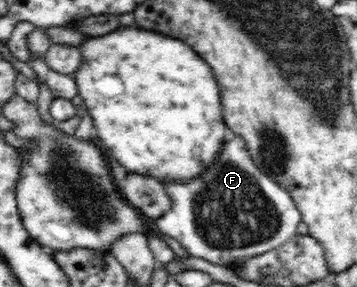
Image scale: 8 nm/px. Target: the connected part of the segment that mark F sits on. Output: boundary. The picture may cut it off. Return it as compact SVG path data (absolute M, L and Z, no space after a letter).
M237 135L227 139L227 149L219 153L219 161L215 161L215 165L207 169L203 177L191 181L191 185L170 181L163 184L170 195L171 209L155 220L156 226L161 233L177 240L191 257L204 259L213 265L225 267L228 263L233 263L233 267L238 268L247 259L267 253L290 241L299 233L299 226L302 224L302 215L294 198L286 189L273 183L271 179L267 179L267 175L259 171L243 139Z

